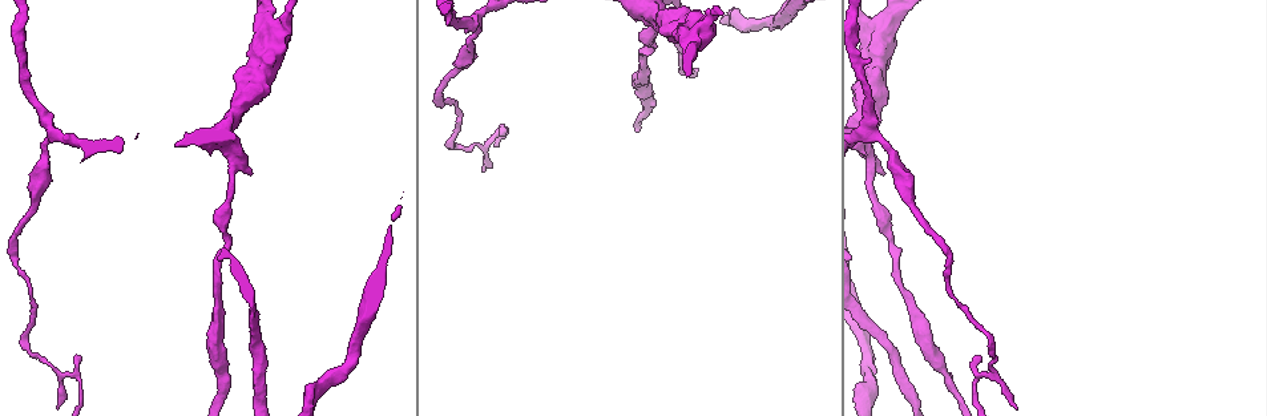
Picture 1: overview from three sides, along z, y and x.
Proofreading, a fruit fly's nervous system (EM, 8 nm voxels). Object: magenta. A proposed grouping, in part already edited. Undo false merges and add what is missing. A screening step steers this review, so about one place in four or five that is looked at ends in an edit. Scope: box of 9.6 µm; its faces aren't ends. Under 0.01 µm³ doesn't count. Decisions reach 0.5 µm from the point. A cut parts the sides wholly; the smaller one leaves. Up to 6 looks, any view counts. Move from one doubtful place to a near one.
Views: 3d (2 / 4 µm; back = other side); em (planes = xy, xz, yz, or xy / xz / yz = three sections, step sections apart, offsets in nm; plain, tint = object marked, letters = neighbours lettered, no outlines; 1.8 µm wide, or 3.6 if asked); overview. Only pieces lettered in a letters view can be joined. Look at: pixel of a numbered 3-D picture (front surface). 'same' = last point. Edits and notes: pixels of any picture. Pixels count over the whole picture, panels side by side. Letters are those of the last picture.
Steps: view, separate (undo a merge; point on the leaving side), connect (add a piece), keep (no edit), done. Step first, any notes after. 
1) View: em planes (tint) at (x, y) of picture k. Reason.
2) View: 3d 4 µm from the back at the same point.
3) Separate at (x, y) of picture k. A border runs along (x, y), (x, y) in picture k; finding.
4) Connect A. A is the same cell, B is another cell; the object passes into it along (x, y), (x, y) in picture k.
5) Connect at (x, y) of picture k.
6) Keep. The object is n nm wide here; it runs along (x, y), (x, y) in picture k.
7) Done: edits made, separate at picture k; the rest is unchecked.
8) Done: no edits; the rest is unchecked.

View: em planes (plain) at (237, 75) of picture 1. Branch stops here.

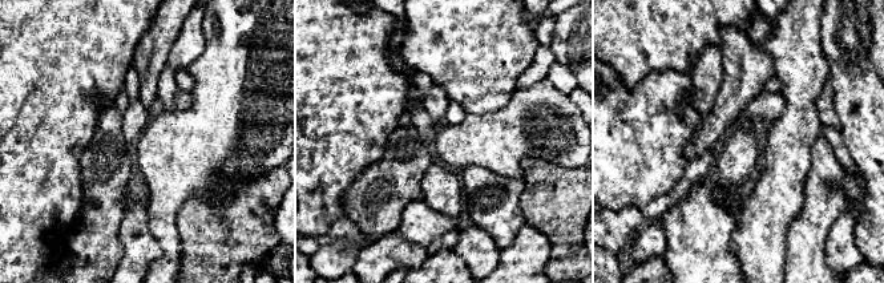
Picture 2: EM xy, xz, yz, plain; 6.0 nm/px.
View: em planes (letters) at the same point. What lies round it.

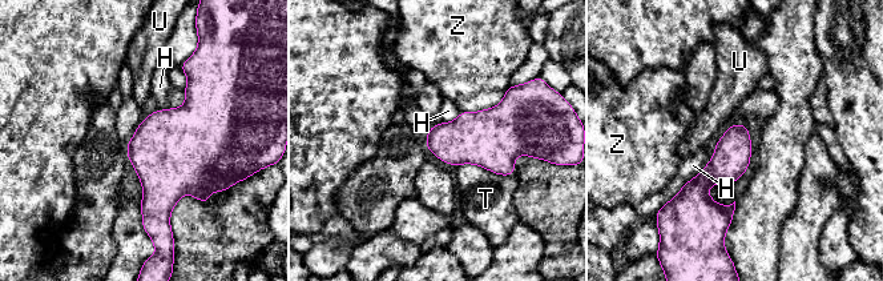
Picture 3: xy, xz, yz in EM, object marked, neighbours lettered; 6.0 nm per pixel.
Keep. H, T, U and Z are other cells; no lettered piece goes on from it.

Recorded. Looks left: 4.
View: em planes (letters) at (53, 133) of picture 1.

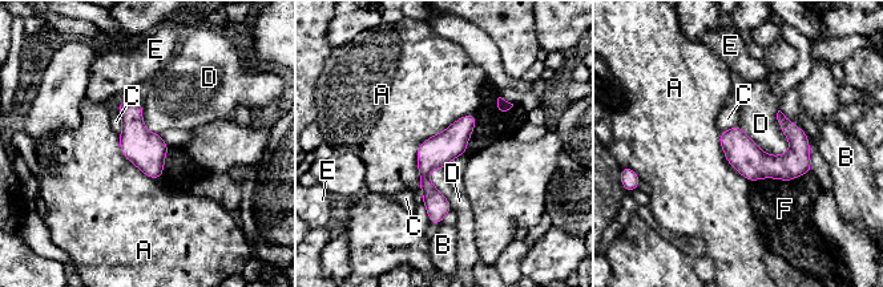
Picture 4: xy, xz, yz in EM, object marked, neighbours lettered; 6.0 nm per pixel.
Keep. A, B, C, D, E and F are other cells; a border runs along (778, 109), (789, 149), (770, 156) in picture 4; all the same neuron.

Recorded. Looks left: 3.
View: em planes (tint) at (222, 383) of picture 1. Calibre changes.

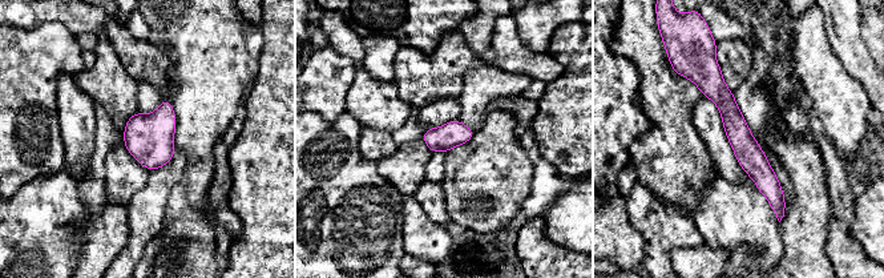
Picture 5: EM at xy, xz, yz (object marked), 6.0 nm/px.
View: em planes (letters) at the same point.

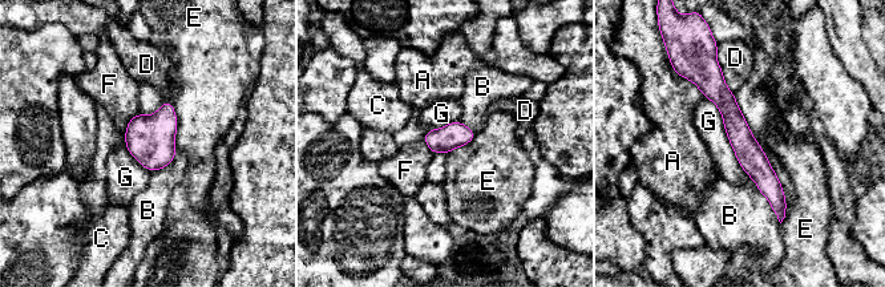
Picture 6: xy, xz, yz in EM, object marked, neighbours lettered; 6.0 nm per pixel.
Keep. A, B, C, D, E, F and G are other cells; a border runs along (703, 95), (750, 177) in picture 6; continuous, no second neuron.

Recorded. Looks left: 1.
Done: no edits; the rest is unchecked.

